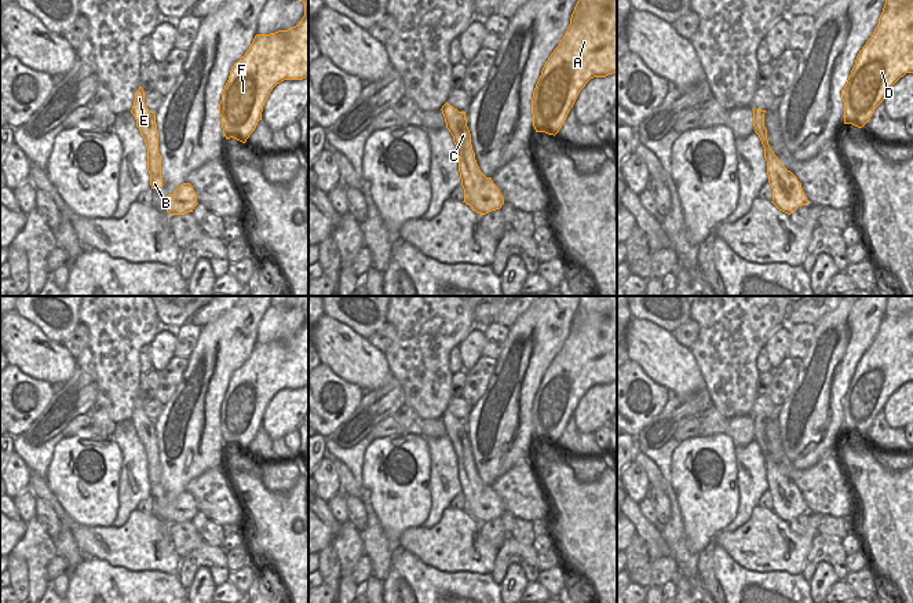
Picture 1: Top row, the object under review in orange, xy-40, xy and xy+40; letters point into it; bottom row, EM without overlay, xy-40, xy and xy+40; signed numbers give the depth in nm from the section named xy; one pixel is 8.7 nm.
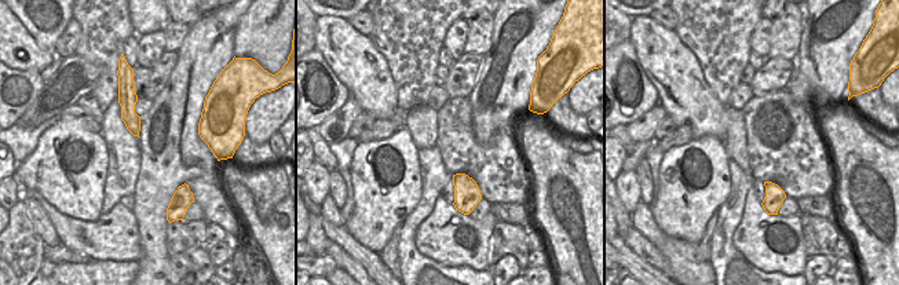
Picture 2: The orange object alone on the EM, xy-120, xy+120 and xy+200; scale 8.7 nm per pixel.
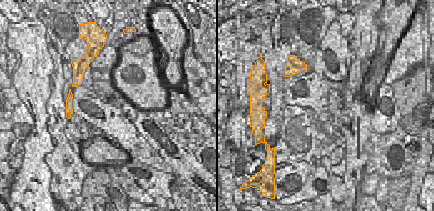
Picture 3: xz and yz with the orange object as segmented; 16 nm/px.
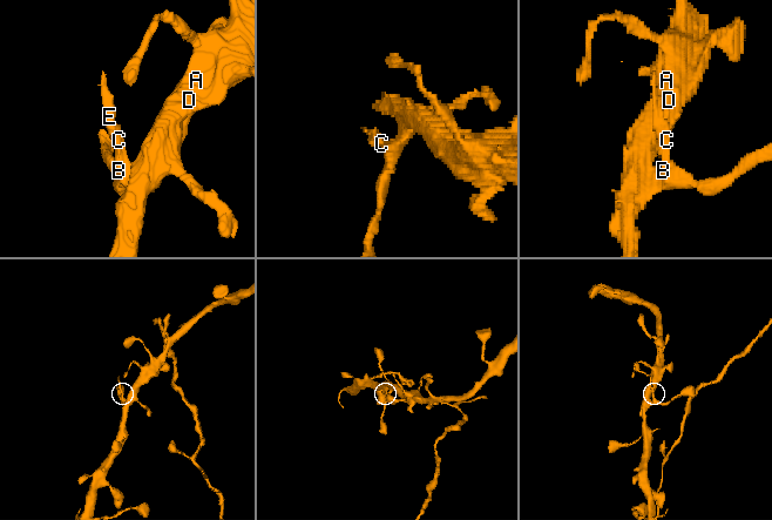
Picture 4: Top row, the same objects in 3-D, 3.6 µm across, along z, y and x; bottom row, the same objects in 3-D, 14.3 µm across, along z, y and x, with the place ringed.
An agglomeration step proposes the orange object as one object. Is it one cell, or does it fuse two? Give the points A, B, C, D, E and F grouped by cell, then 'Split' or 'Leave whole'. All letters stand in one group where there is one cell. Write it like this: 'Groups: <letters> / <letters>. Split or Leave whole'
Groups: A B C D E F. Leave whole.

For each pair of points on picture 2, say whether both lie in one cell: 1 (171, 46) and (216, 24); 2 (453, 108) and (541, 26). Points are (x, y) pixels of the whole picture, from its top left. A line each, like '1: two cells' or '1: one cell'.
1: two cells
2: two cells

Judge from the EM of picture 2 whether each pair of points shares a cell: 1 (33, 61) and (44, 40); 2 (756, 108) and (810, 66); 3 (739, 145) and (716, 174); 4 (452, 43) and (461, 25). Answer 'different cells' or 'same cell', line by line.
1: different cells
2: different cells
3: different cells
4: same cell

